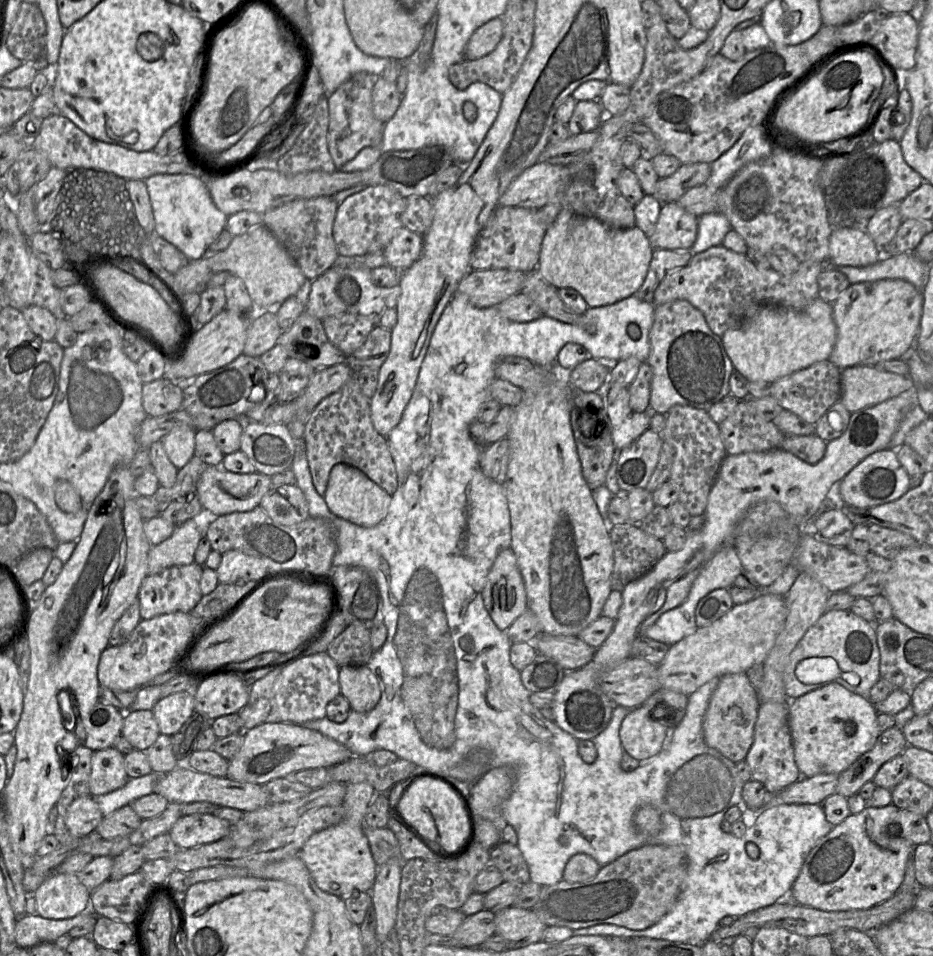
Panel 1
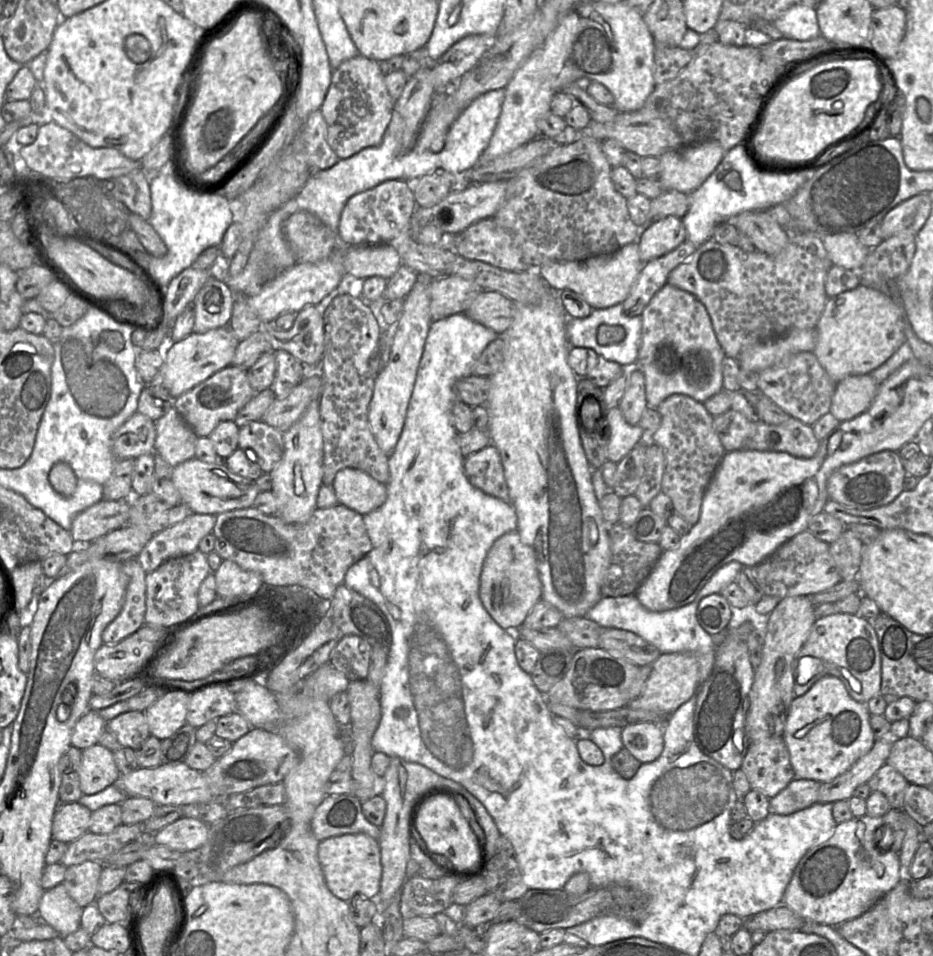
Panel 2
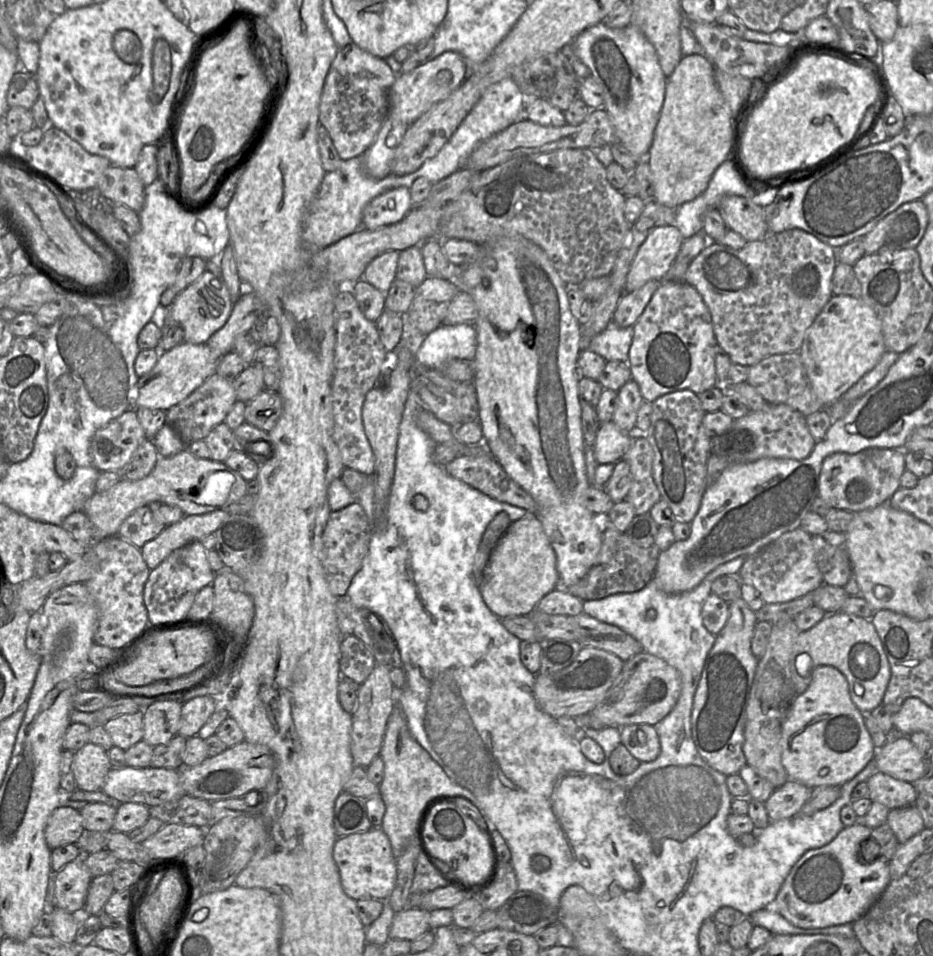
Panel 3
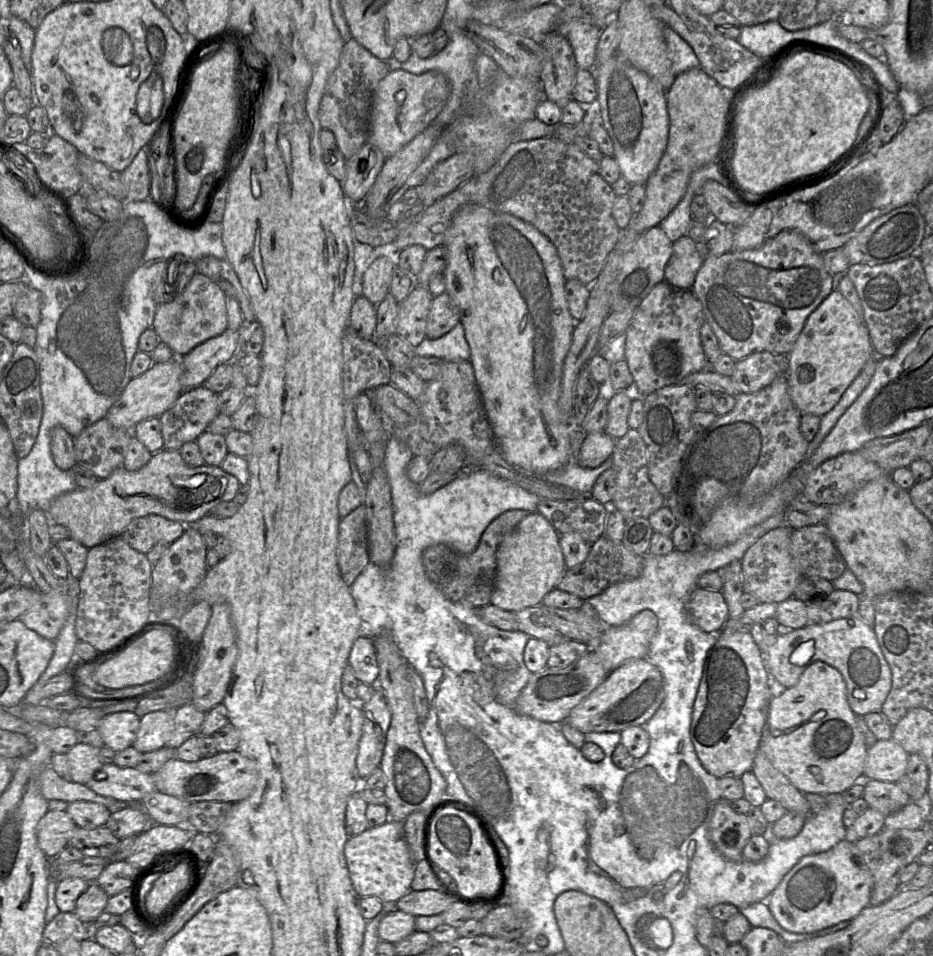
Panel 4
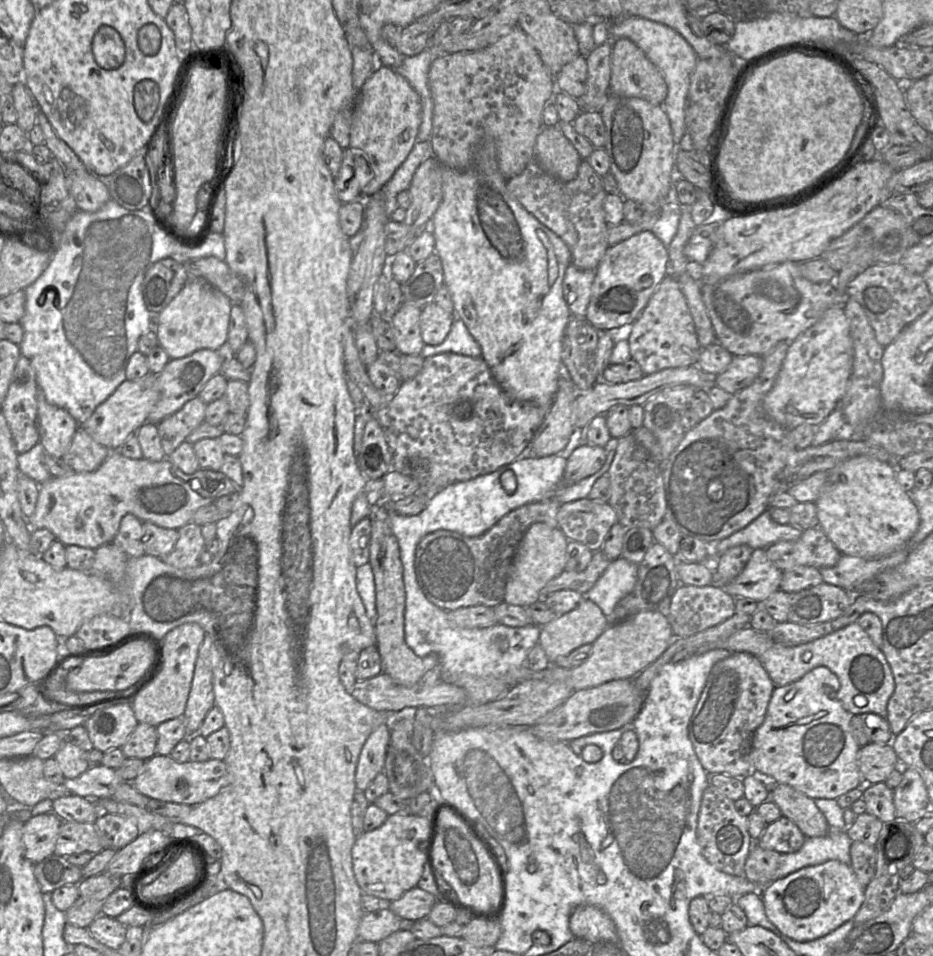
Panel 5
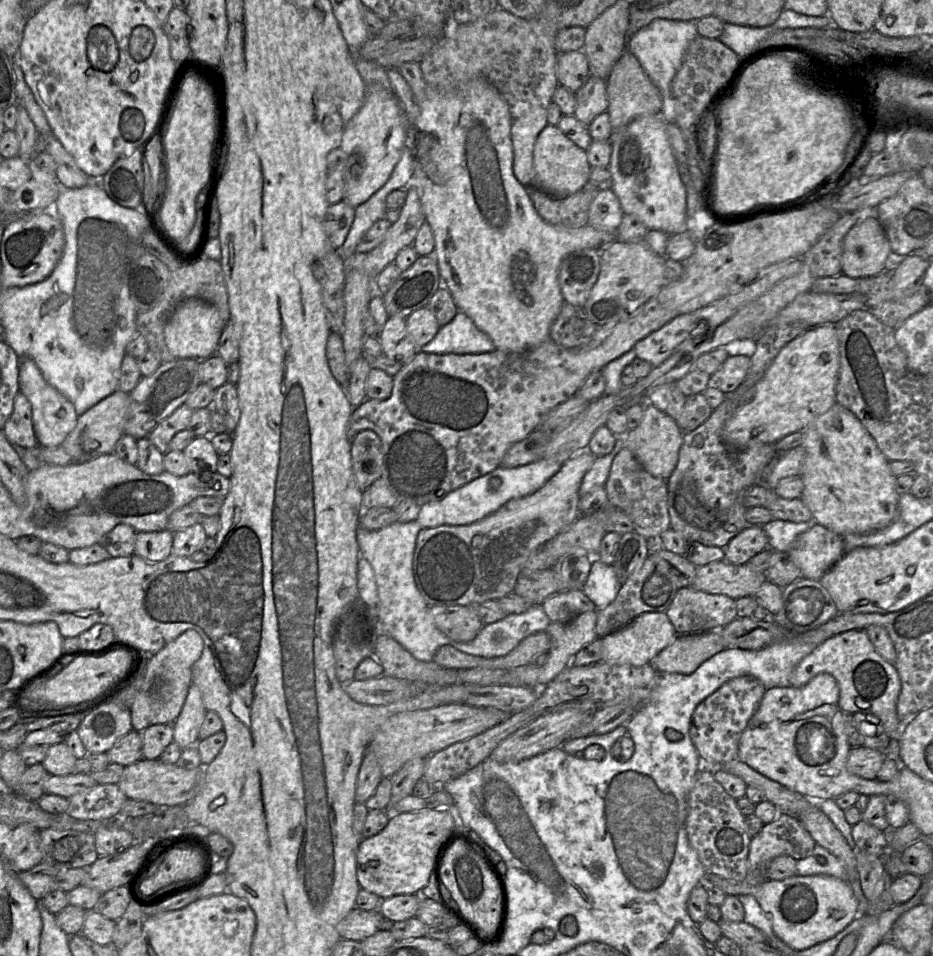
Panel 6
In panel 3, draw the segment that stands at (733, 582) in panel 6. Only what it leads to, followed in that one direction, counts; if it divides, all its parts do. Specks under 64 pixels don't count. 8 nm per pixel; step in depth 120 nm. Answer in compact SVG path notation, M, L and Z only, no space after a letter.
M800 528L784 533L759 552L746 557L737 576L741 583L753 586L765 604L790 602L812 593L823 584L812 536Z

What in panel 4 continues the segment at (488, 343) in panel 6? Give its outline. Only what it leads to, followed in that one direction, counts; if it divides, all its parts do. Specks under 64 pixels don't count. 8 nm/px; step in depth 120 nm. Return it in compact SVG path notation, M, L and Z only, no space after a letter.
M461 322L440 338L425 338L415 351L419 356L438 357L443 361L470 360L470 347Z

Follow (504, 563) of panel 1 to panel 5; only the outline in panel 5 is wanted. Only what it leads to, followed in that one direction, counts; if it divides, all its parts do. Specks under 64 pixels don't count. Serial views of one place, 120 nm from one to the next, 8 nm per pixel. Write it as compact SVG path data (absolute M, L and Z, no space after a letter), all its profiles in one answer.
M542 522L532 524L525 532L514 556L503 602L526 607L542 599L541 590L544 586L565 570L568 542L558 527Z

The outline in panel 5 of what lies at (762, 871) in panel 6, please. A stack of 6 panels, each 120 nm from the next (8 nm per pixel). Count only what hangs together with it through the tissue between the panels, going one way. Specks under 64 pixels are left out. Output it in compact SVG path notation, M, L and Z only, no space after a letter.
M781 816L771 824L767 824L762 835L754 844L780 854L794 853L804 844L806 837L790 819Z

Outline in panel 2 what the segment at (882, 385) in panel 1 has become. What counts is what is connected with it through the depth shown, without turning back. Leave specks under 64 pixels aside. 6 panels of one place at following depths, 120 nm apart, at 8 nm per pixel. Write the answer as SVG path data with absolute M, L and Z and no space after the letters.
M870 374L845 377L837 383L830 413L840 422L853 419L870 407L878 388Z

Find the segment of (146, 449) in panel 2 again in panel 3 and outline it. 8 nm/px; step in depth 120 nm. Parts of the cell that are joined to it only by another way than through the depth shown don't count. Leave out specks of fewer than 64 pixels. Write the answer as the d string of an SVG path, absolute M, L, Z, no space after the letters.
M128 409L98 429L91 438L89 451L93 467L100 472L122 472L146 439L136 409Z

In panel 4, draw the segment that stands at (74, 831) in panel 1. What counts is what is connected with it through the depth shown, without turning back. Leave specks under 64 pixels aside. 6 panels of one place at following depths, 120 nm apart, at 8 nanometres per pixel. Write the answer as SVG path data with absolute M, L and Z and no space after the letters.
M66 810L48 811L37 825L40 849L48 858L57 856L68 845L76 827Z

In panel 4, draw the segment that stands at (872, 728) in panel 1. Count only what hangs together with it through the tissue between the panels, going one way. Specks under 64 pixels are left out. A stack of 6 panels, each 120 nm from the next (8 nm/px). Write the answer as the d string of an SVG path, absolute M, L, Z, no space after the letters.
M817 661L805 669L795 686L778 689L771 698L758 749L800 792L824 796L843 794L863 776L868 750L856 718L857 715L849 706L846 683L840 672L822 661Z

